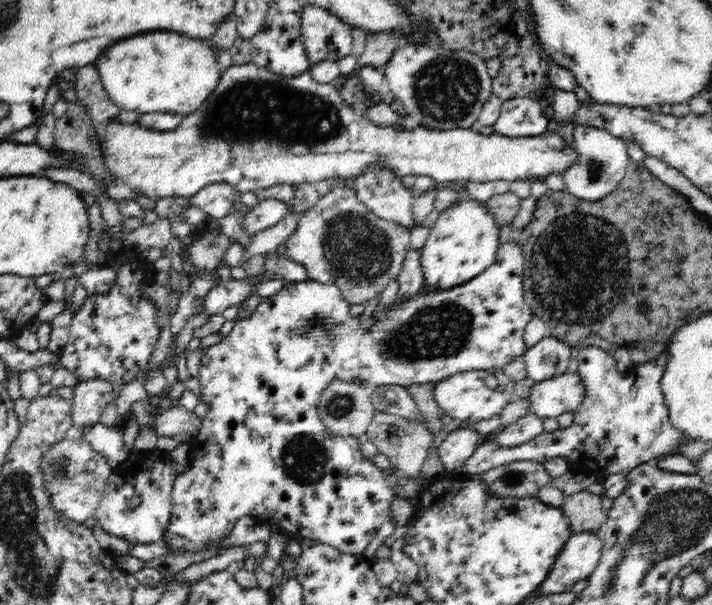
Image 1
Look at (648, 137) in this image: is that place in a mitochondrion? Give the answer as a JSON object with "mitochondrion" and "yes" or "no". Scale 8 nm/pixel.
{"mitochondrion":"no"}

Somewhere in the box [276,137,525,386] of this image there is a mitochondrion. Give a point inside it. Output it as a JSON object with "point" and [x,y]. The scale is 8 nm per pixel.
{"point":[359,253]}

